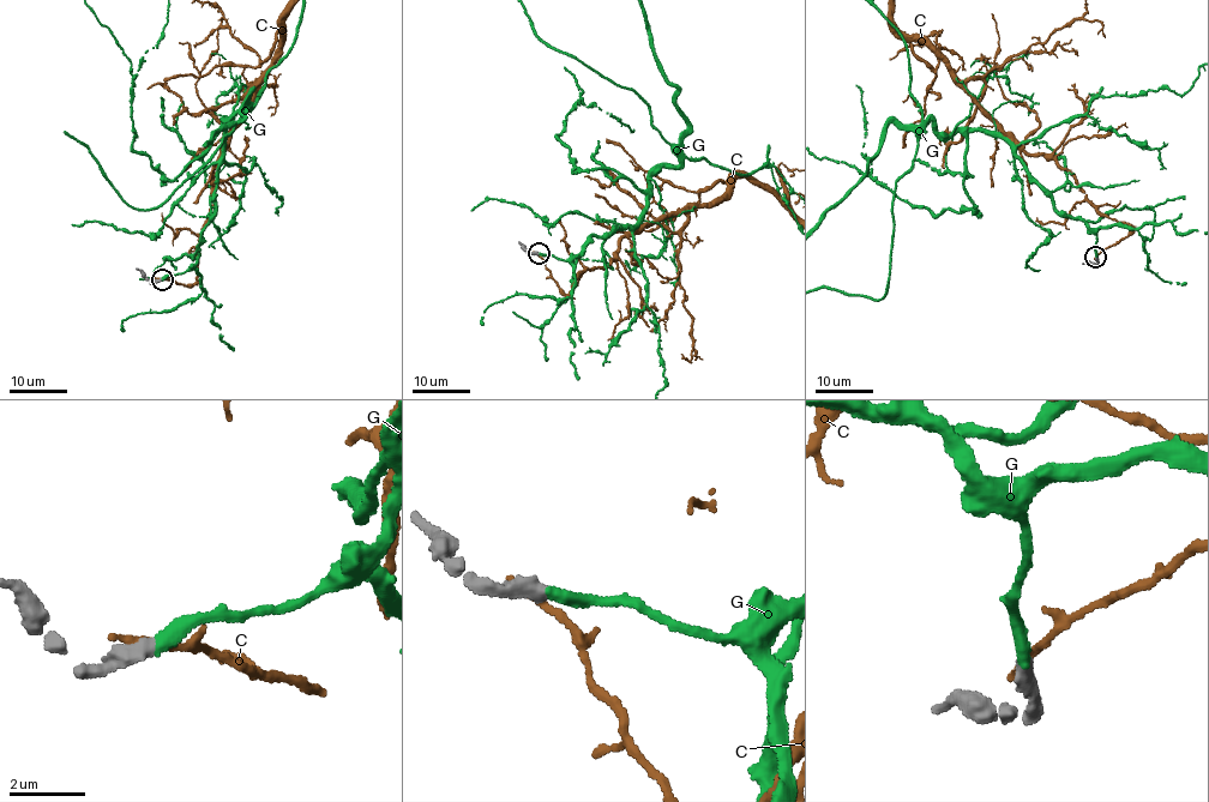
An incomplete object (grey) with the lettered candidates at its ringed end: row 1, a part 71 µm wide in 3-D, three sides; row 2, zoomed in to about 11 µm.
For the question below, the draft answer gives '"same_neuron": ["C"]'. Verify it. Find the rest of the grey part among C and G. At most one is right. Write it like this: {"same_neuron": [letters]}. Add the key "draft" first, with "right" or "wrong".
{"draft": "wrong", "same_neuron": ["G"]}

